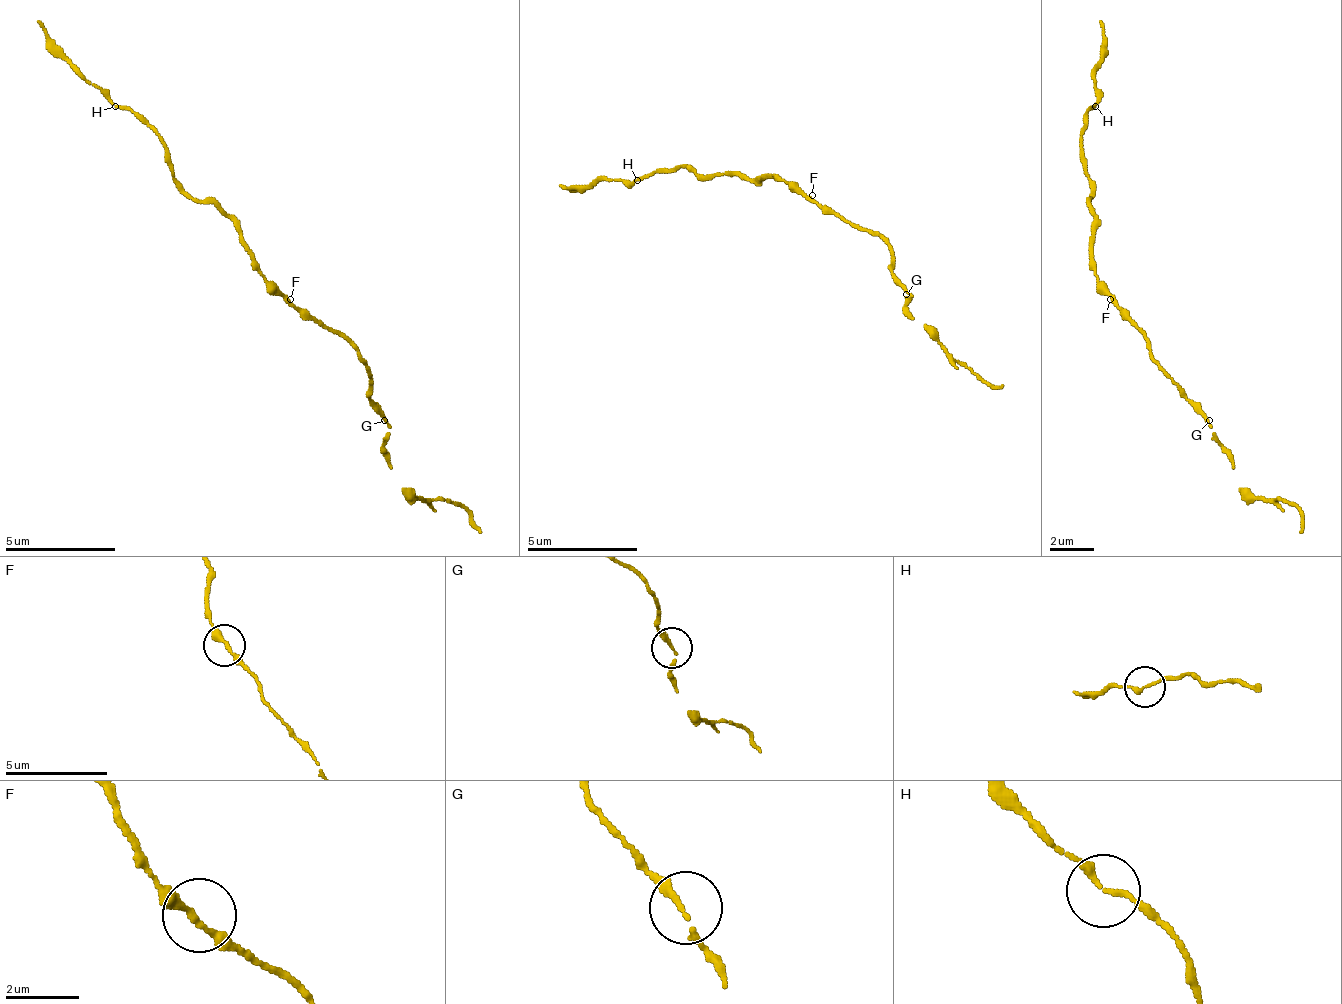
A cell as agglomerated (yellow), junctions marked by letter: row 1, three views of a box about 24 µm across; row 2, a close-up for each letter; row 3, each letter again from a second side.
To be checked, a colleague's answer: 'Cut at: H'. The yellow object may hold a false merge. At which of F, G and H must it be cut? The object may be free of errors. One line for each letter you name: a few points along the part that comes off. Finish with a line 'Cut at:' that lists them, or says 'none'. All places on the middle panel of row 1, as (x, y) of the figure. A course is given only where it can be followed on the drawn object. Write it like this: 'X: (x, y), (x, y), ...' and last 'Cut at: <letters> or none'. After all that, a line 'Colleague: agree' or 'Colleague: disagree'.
Cut at: none
Colleague: disagree

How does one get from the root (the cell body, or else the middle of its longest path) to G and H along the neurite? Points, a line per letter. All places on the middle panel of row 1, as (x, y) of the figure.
G: (807, 200), (818, 200), (840, 217), (873, 234), (890, 250), (890, 278), (906, 294)
H: (807, 200), (785, 178), (740, 178), (735, 173), (696, 173), (691, 167), (657, 167), (646, 178), (635, 178)

